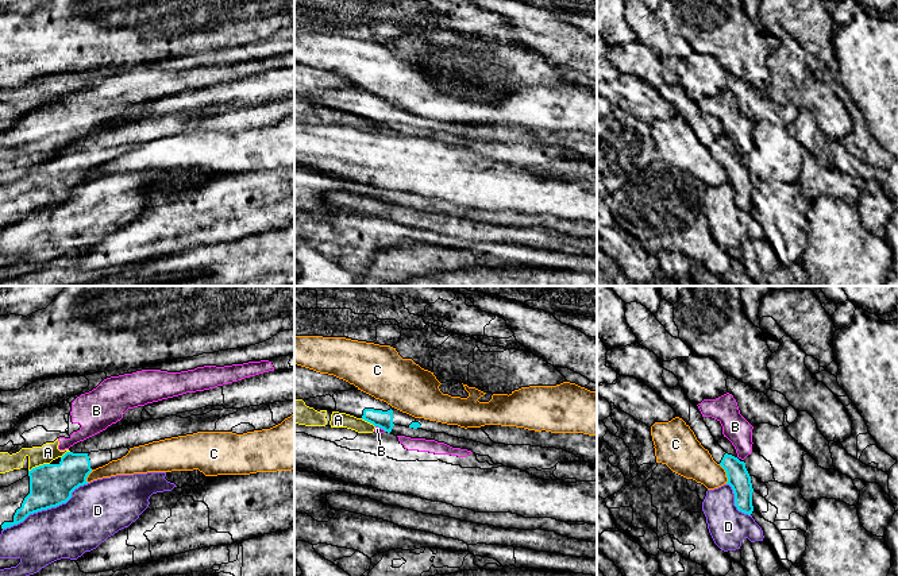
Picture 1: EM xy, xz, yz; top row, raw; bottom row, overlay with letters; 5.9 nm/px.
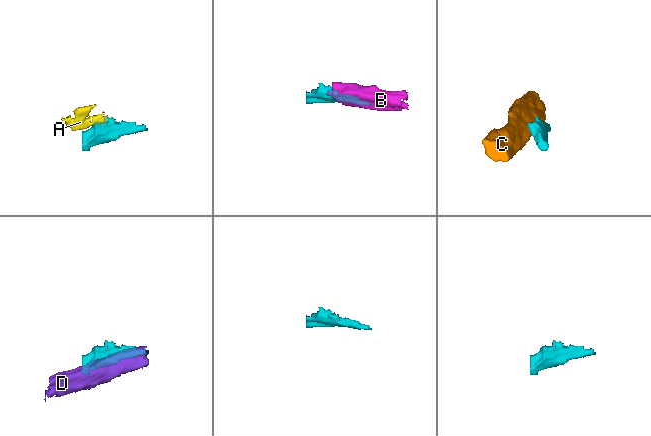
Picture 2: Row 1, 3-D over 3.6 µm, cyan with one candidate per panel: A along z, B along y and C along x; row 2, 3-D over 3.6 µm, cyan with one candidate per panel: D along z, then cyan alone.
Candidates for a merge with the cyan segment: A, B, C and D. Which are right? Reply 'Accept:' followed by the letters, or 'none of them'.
Accept: none of them

